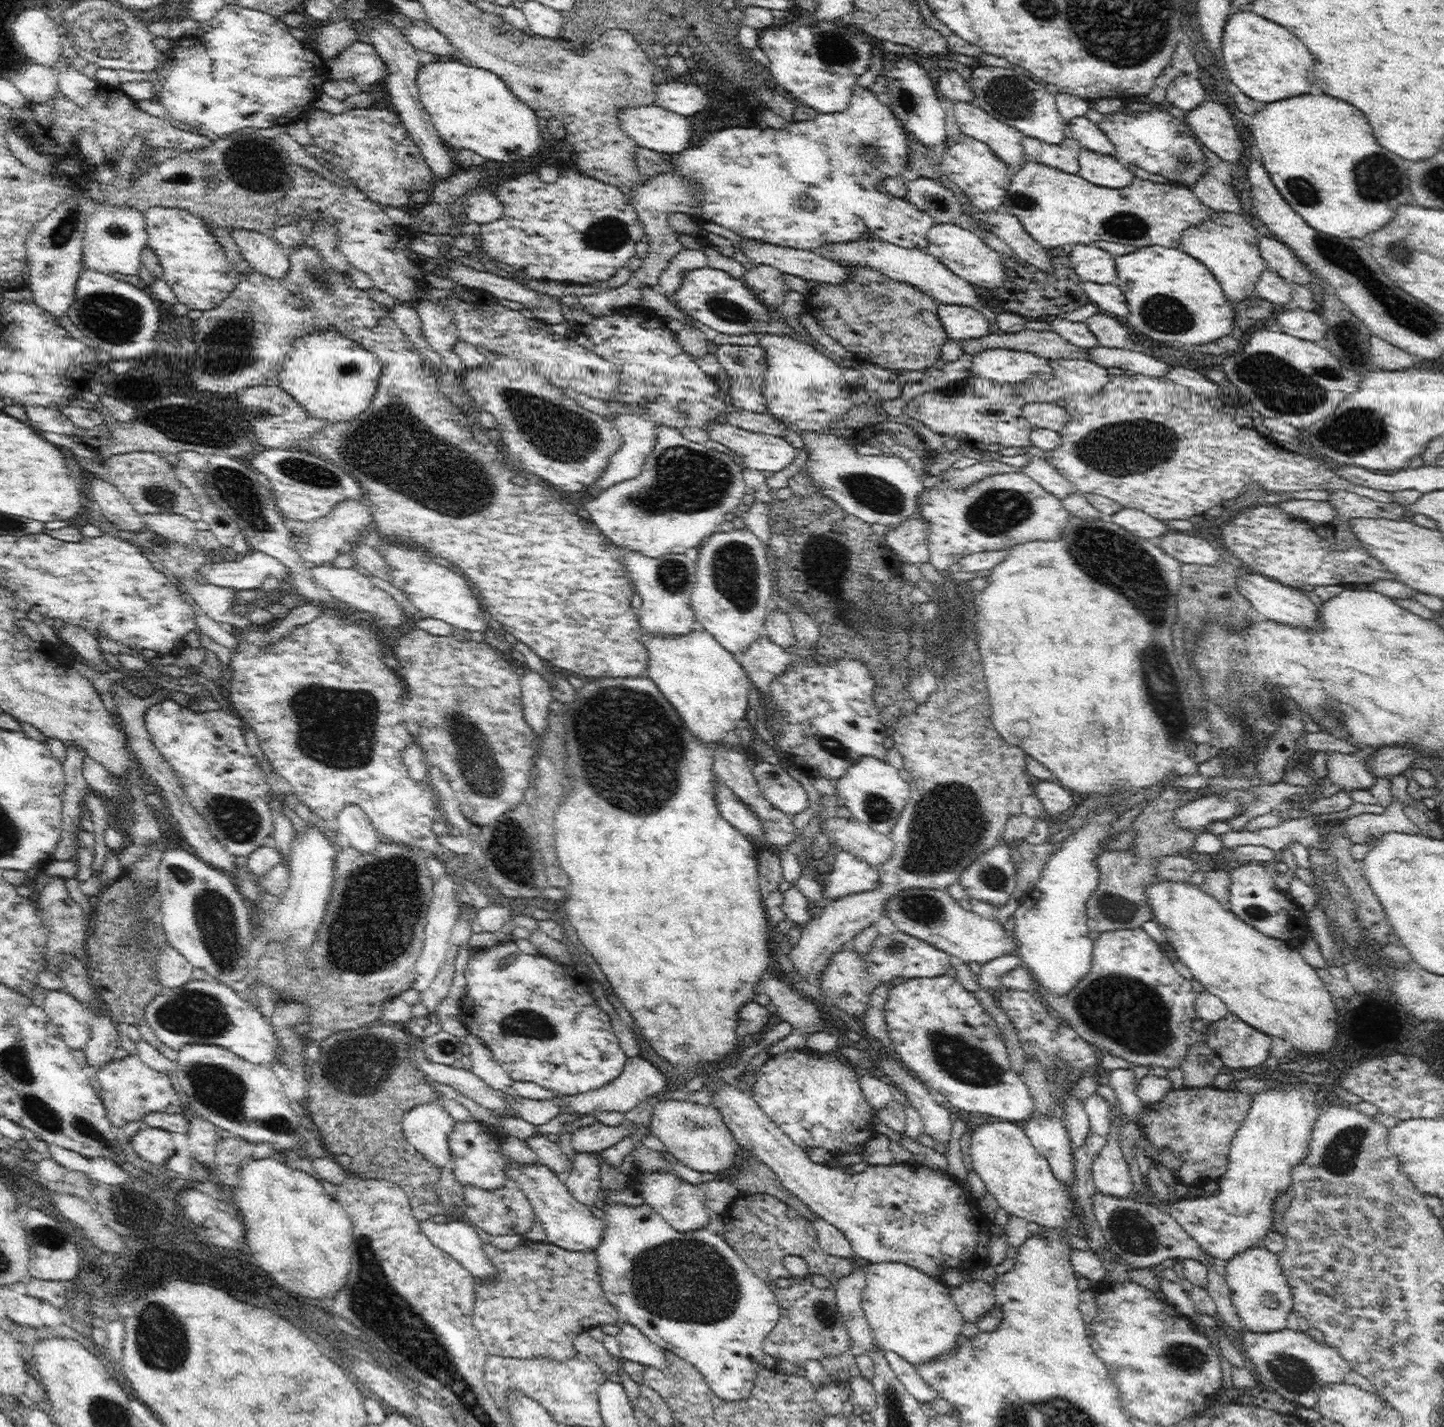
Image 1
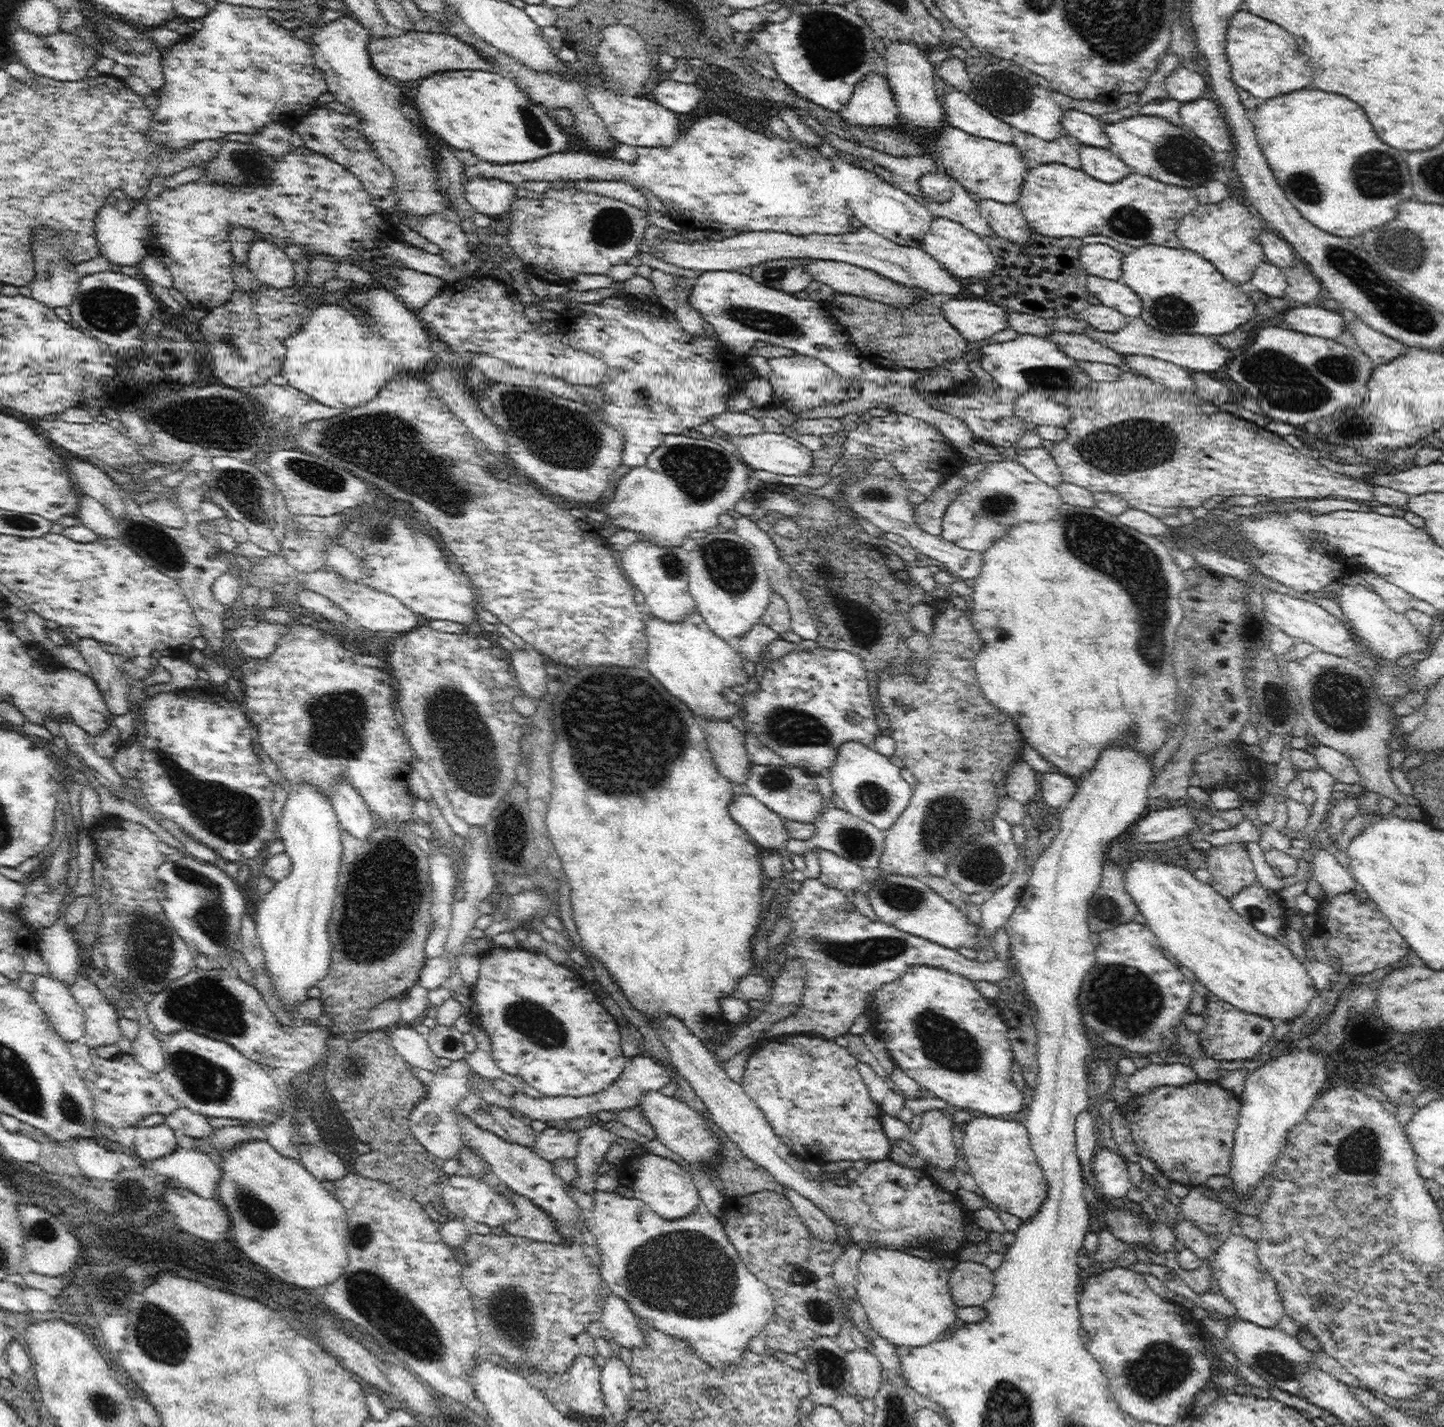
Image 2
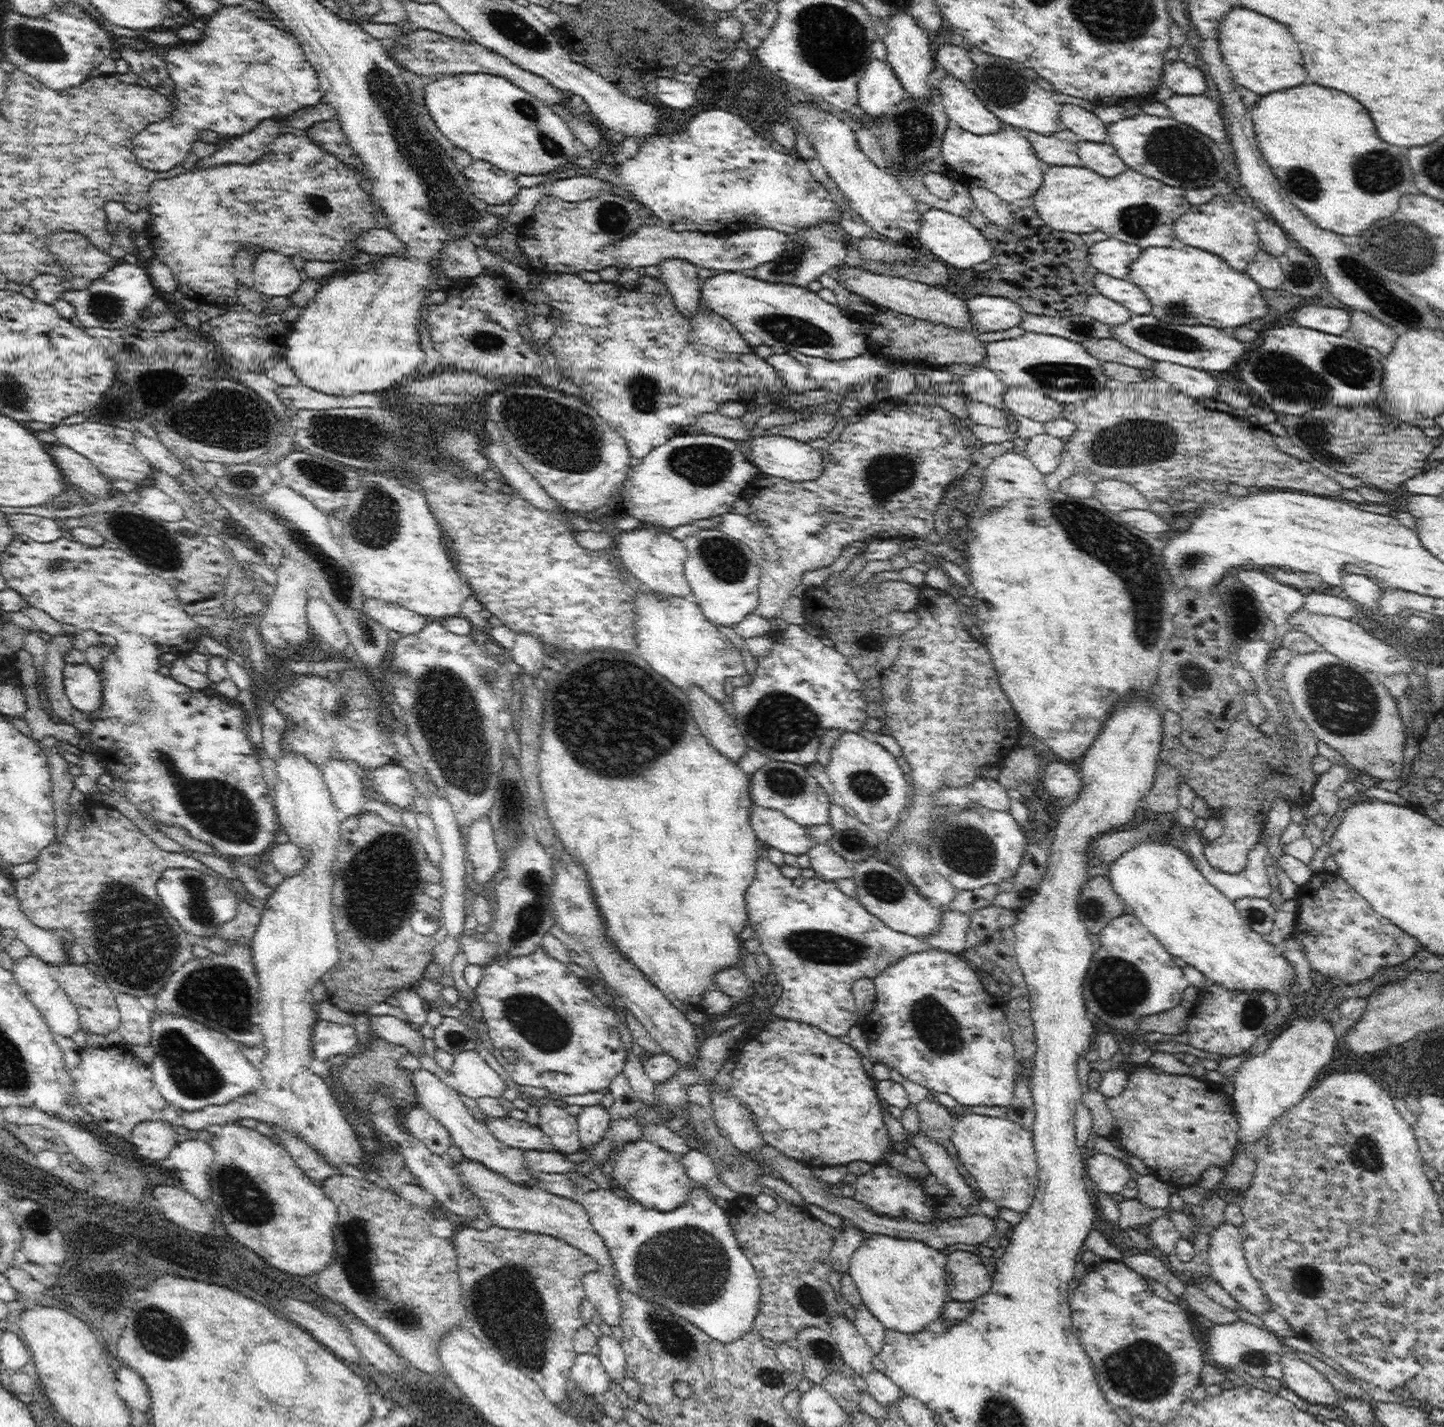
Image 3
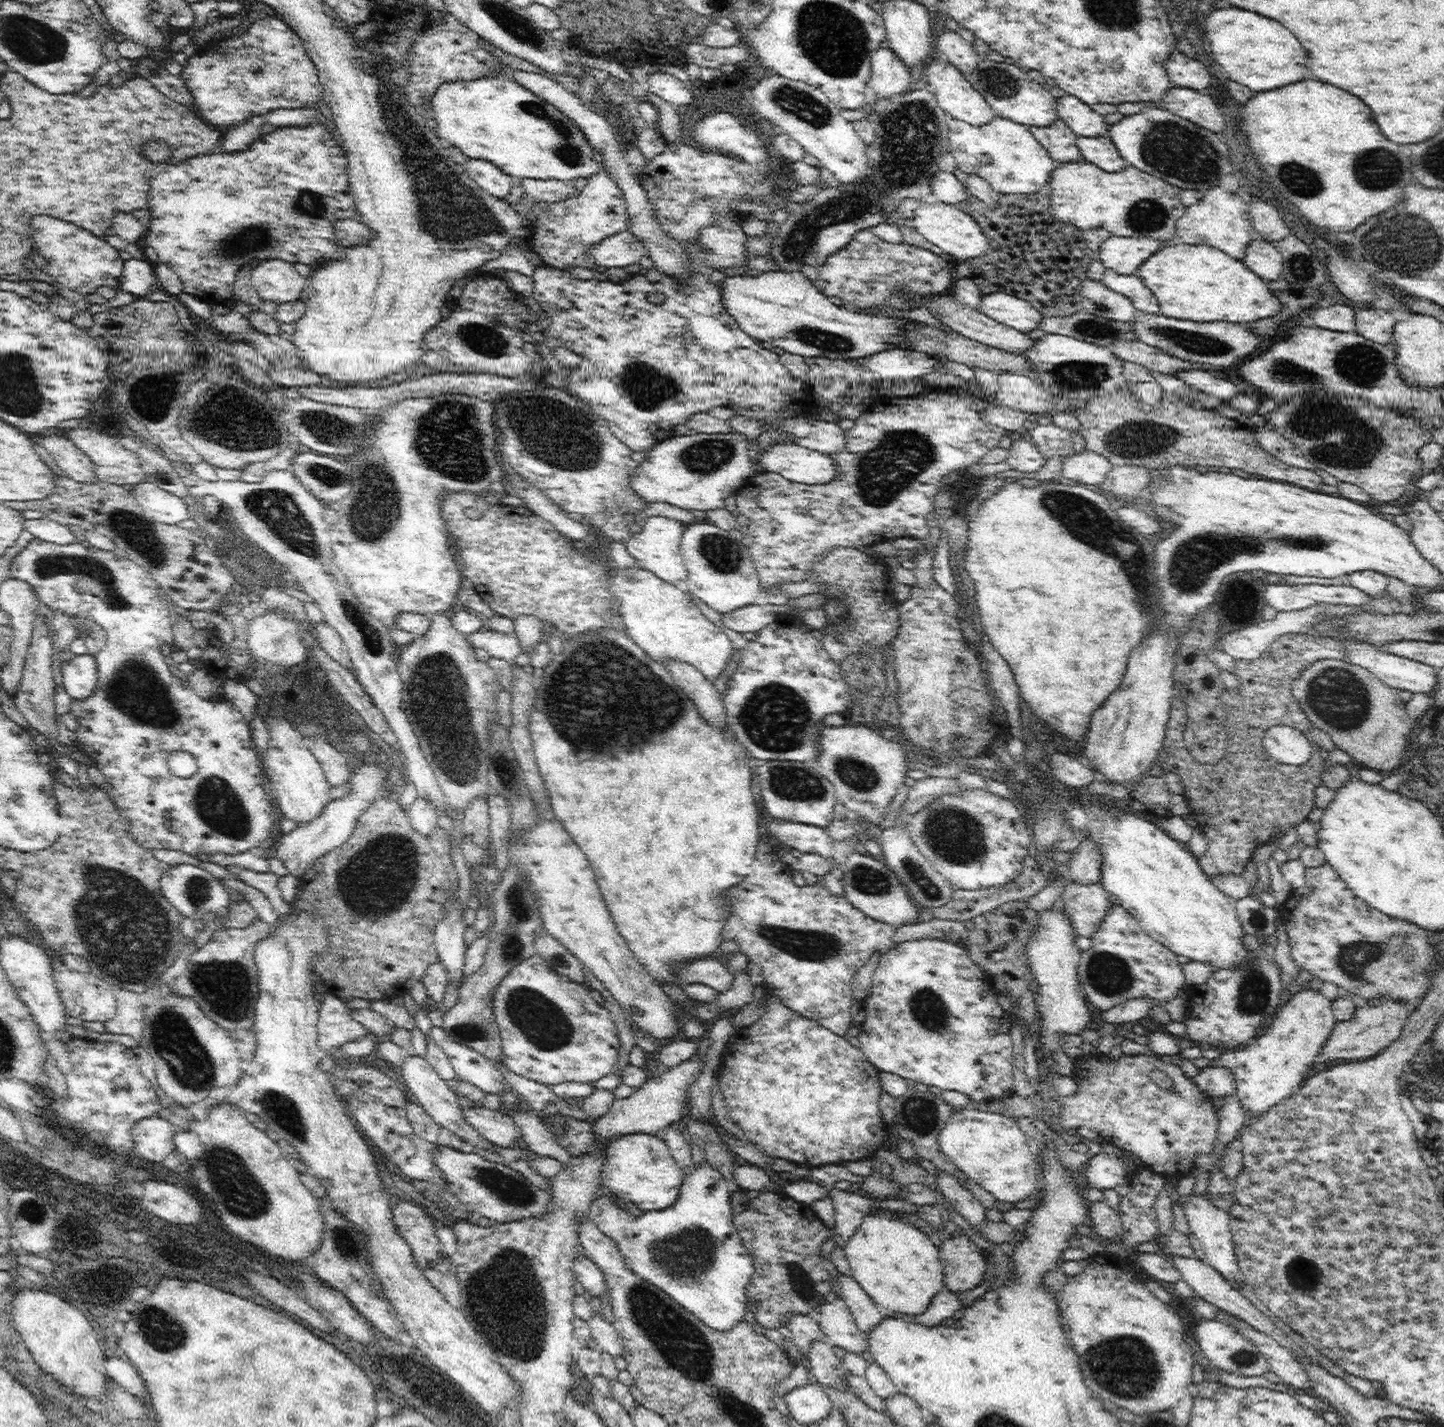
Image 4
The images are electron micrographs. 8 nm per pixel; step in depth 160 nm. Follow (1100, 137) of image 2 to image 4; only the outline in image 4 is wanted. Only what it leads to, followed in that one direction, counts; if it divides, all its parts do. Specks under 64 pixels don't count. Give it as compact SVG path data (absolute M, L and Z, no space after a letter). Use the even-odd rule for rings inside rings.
M1072 95L1059 98L1057 113L1077 137L1096 138L1108 133L1104 117Z

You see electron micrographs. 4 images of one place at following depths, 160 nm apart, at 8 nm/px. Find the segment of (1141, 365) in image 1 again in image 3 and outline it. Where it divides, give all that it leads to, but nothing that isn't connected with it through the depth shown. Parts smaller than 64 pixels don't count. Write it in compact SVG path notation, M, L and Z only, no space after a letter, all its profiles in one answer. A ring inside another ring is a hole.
M1152 361L1148 369L1154 373L1154 379L1170 384L1175 390L1190 398L1202 401L1215 396L1216 380L1210 372L1166 361Z

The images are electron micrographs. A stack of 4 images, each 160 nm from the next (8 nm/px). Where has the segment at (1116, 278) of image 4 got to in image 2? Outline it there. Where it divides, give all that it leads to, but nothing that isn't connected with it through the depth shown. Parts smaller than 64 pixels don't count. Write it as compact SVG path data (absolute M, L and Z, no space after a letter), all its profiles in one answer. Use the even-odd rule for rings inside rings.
M1088 276L1086 288L1100 300L1101 304L1116 310L1124 316L1138 317L1140 314L1140 301L1136 295L1120 280L1108 280Z

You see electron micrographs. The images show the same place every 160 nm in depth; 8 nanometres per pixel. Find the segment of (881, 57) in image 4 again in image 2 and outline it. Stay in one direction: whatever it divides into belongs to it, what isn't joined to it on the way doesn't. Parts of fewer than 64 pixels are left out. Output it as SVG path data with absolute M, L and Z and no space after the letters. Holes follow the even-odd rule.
M870 74L855 84L848 104L840 108L836 115L846 125L846 129L856 127L864 131L894 131L892 128L899 114L892 101L892 93L888 90L886 77Z

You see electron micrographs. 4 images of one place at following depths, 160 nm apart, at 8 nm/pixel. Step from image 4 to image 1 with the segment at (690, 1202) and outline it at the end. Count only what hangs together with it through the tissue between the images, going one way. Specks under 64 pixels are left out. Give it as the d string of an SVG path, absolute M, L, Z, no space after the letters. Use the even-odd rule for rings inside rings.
M646 1204L637 1206L636 1208L620 1205L608 1205L604 1208L606 1234L602 1242L597 1246L595 1253L598 1259L598 1278L604 1291L605 1297L616 1309L619 1314L619 1322L622 1325L630 1325L632 1328L639 1330L643 1336L646 1336L656 1347L674 1354L684 1363L694 1366L704 1380L708 1383L710 1391L714 1396L718 1397L722 1402L726 1402L732 1406L738 1406L740 1402L746 1402L755 1389L759 1380L759 1374L763 1373L764 1367L764 1344L768 1338L770 1331L778 1324L781 1317L777 1300L775 1299L772 1289L757 1274L747 1266L743 1258L716 1233L710 1233L706 1229L700 1229L695 1233L682 1234L673 1226L670 1226L661 1214L658 1214L651 1206Z

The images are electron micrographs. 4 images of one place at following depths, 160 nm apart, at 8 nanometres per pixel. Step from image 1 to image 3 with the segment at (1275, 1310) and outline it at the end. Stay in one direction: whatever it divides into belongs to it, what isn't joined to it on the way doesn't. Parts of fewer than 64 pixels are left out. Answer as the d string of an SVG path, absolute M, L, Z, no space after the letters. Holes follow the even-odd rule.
M1228 1223L1220 1225L1210 1241L1209 1259L1211 1266L1209 1280L1220 1285L1220 1288L1224 1289L1224 1292L1228 1293L1241 1309L1256 1316L1262 1316L1273 1310L1271 1298L1266 1294L1260 1279L1253 1275L1248 1264L1242 1229Z

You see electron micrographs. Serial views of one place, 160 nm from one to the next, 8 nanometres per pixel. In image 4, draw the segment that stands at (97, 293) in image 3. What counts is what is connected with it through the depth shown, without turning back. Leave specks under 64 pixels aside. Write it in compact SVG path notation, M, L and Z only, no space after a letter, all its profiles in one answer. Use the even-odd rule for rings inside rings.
M133 258L123 261L122 272L116 280L118 291L122 290L136 298L145 298L157 286L158 282L151 262Z

